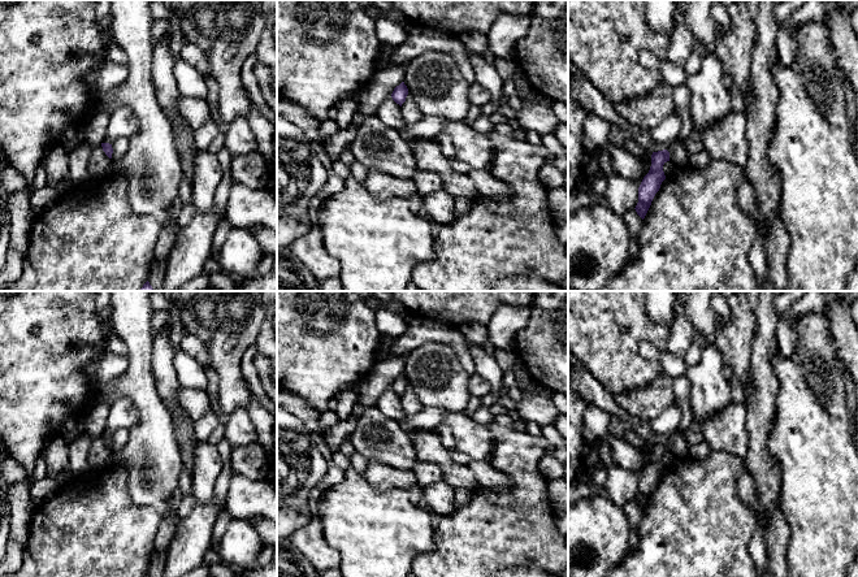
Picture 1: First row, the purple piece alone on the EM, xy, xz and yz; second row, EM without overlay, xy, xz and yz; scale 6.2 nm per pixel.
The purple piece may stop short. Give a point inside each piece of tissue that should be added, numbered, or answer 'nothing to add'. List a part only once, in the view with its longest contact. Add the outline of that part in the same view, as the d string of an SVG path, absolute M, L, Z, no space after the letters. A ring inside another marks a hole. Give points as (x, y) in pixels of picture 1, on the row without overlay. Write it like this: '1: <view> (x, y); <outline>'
nothing to add

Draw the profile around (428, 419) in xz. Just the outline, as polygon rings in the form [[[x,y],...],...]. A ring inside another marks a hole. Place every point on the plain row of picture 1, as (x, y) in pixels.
[[[424,407],[419,413],[406,415],[398,422],[400,428],[410,434],[415,429],[432,430],[442,424],[445,413],[446,412],[439,408]]]

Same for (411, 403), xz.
[[[410,385],[407,386],[406,392],[402,395],[400,402],[407,415],[416,415],[424,408],[415,394],[415,390]]]

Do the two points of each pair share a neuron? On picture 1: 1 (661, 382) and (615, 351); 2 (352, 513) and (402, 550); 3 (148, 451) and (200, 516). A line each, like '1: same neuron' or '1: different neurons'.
1: different neurons
2: same neuron
3: different neurons

